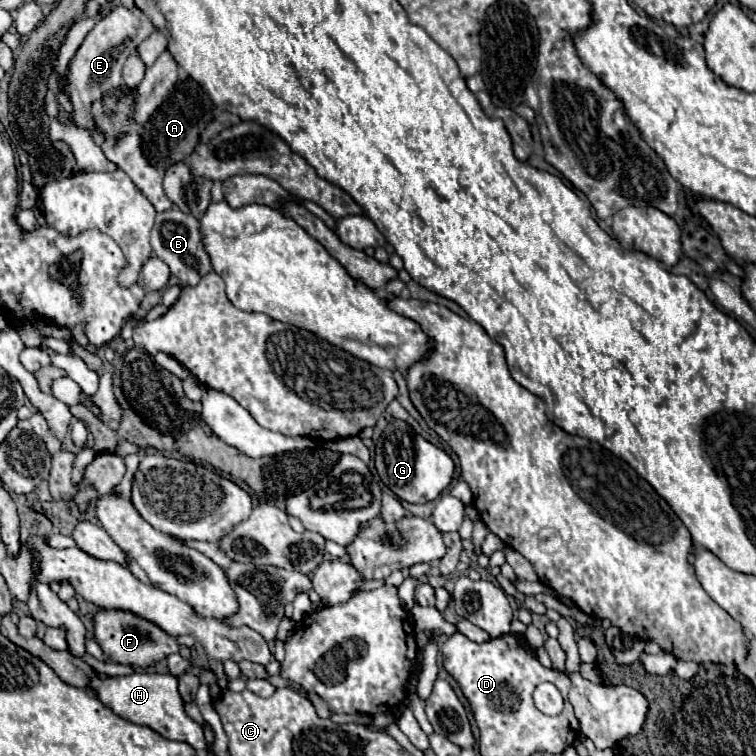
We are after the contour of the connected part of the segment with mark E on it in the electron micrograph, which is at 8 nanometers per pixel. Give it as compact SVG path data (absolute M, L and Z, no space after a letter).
M117 5L107 17L103 17L89 31L77 55L73 57L73 63L69 65L69 75L67 75L67 91L71 95L71 101L75 107L73 117L79 127L85 127L85 129L93 127L93 119L89 119L91 101L99 99L107 91L113 91L121 85L121 69L125 59L137 51L137 47L153 33L153 29L155 27L151 19L139 7Z

